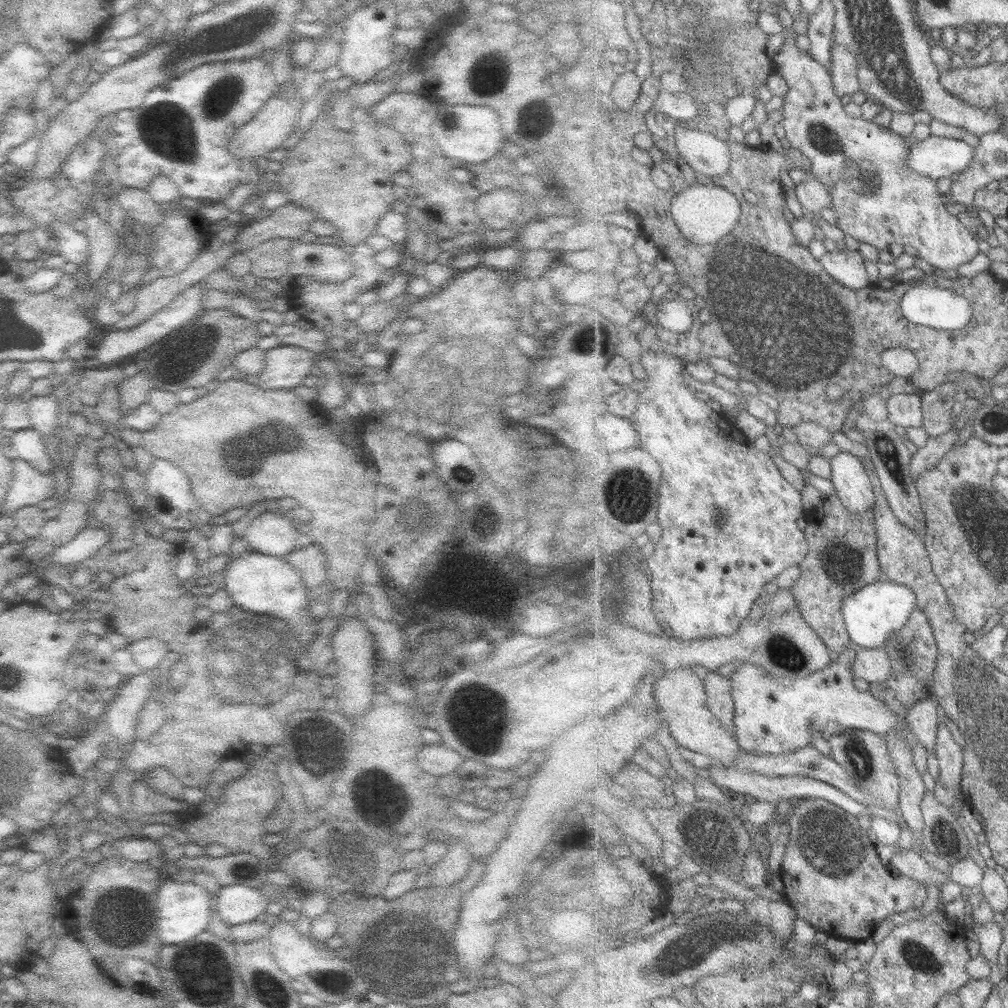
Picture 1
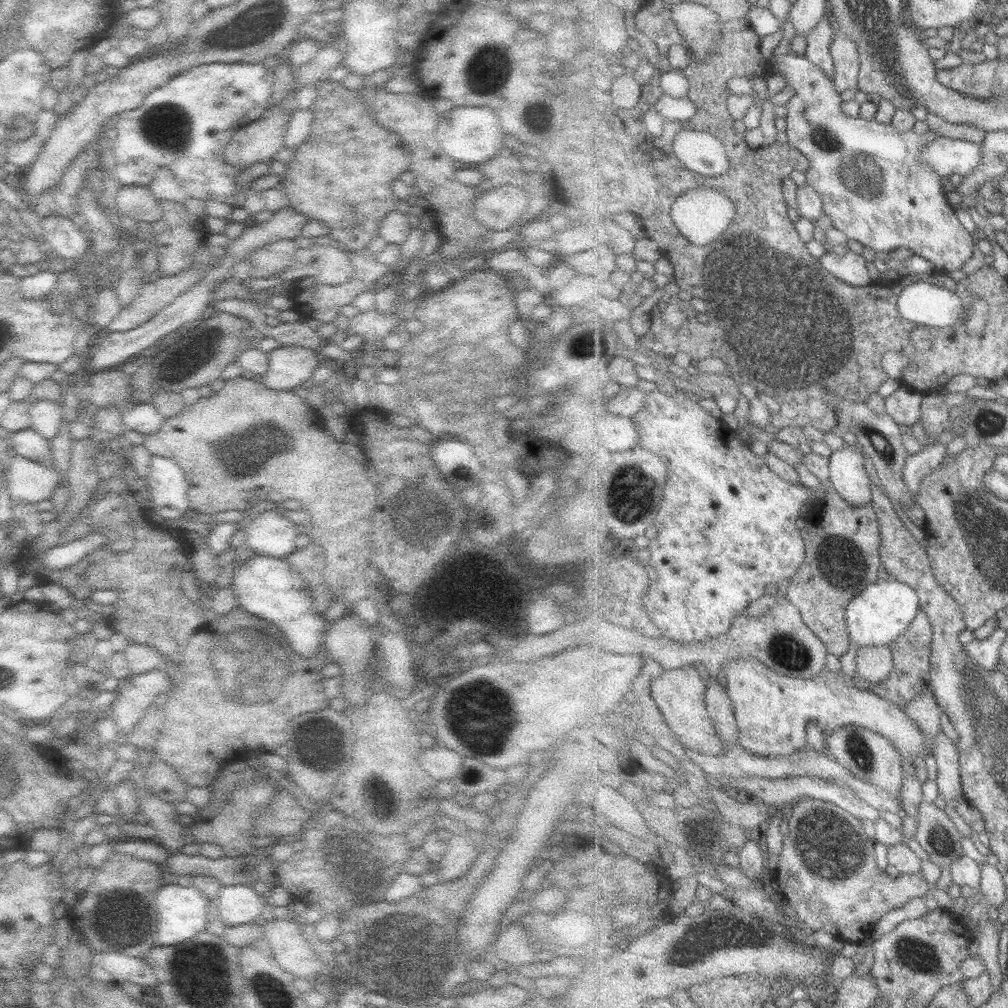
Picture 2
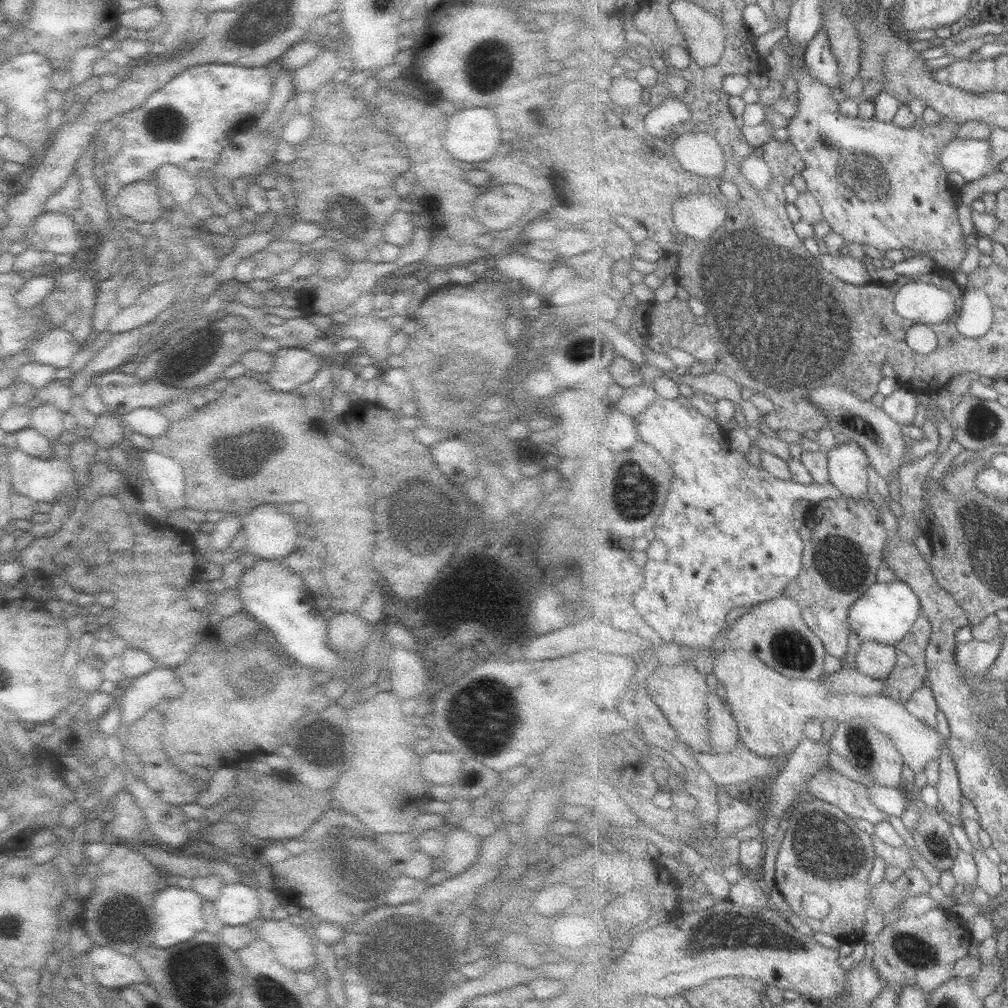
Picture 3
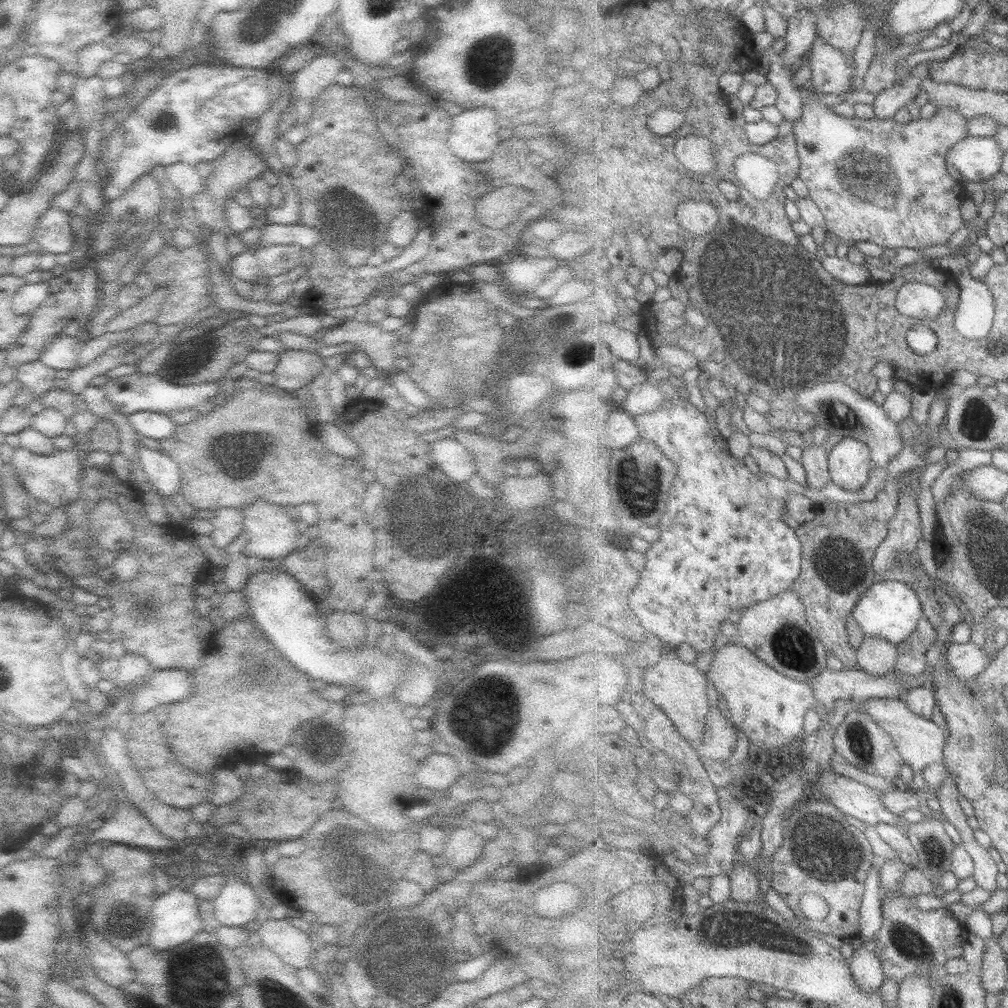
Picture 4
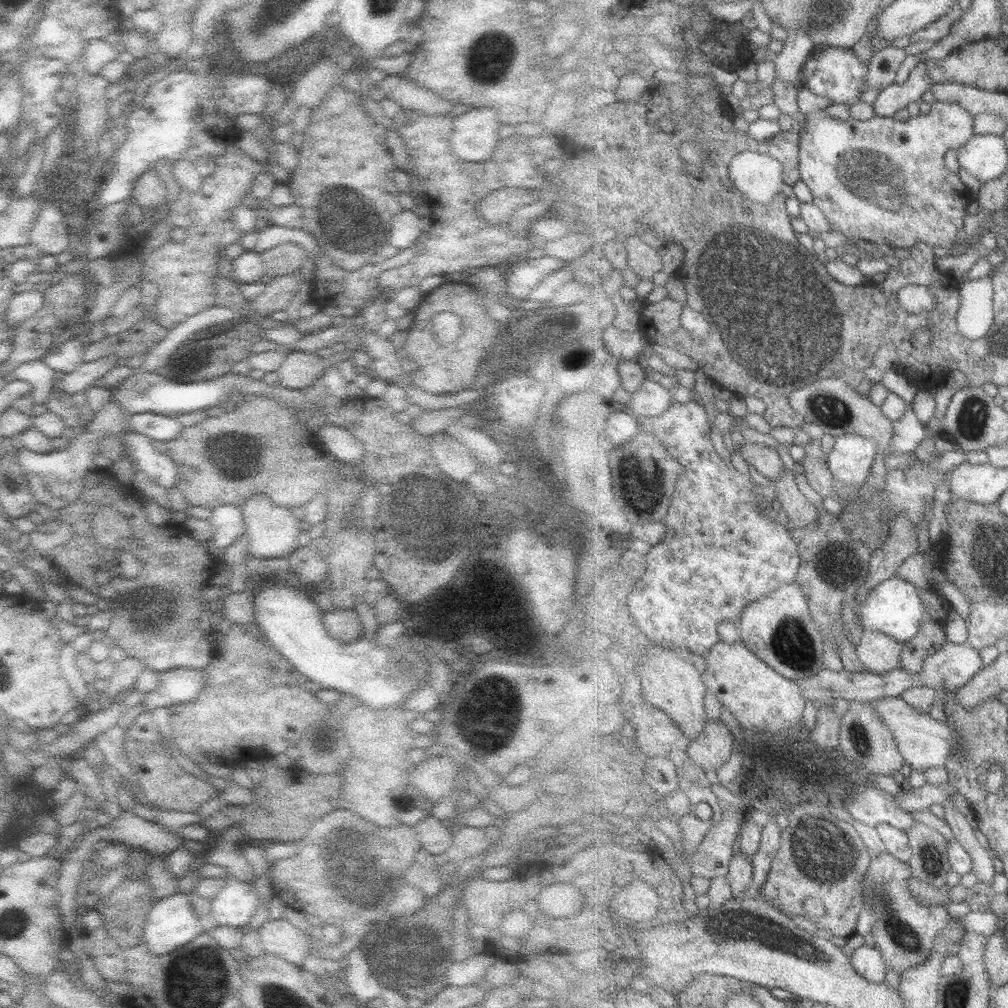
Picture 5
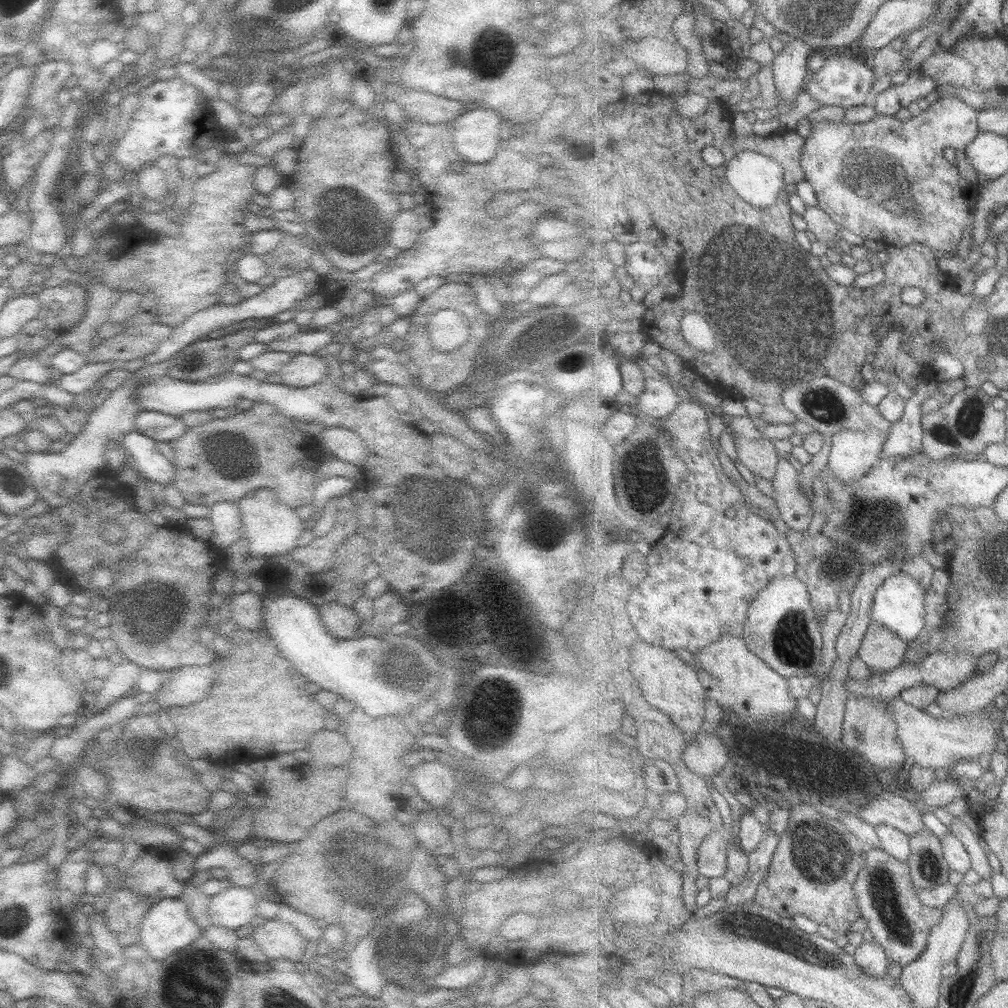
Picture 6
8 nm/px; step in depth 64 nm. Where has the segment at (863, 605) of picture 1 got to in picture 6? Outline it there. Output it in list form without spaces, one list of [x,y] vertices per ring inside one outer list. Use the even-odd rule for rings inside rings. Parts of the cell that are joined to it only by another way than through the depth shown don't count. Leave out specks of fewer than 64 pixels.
[[[900,572],[890,576],[873,597],[871,607],[872,622],[876,622],[894,632],[901,640],[911,643],[925,628],[927,592],[915,578]]]

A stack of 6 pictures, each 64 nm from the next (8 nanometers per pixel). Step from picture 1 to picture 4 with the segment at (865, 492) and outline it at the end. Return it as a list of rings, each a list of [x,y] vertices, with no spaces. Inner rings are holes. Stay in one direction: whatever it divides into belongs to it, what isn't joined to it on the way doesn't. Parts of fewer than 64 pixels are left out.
[[[853,437],[841,438],[828,454],[832,483],[859,492],[869,482],[872,462],[869,445]]]

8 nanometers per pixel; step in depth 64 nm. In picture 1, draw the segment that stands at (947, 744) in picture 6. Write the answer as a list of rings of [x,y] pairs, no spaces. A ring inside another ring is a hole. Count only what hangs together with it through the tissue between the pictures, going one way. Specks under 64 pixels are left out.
[[[849,643],[844,651],[839,654],[837,659],[828,667],[814,672],[812,675],[798,679],[773,676],[764,668],[745,662],[731,676],[732,698],[736,704],[734,718],[734,736],[747,753],[767,753],[780,755],[799,750],[800,748],[811,745],[813,737],[826,738],[837,736],[847,730],[865,730],[887,736],[889,733],[905,735],[913,739],[913,734],[908,728],[907,722],[900,722],[898,716],[873,693],[859,692],[853,686],[852,664],[857,658],[859,646]]]

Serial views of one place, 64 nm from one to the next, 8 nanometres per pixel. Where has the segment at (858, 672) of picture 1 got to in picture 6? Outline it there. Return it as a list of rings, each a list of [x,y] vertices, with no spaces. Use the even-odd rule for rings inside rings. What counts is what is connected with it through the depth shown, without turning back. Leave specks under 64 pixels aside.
[[[872,622],[860,644],[858,655],[874,672],[887,672],[905,663],[908,642],[888,628]]]

